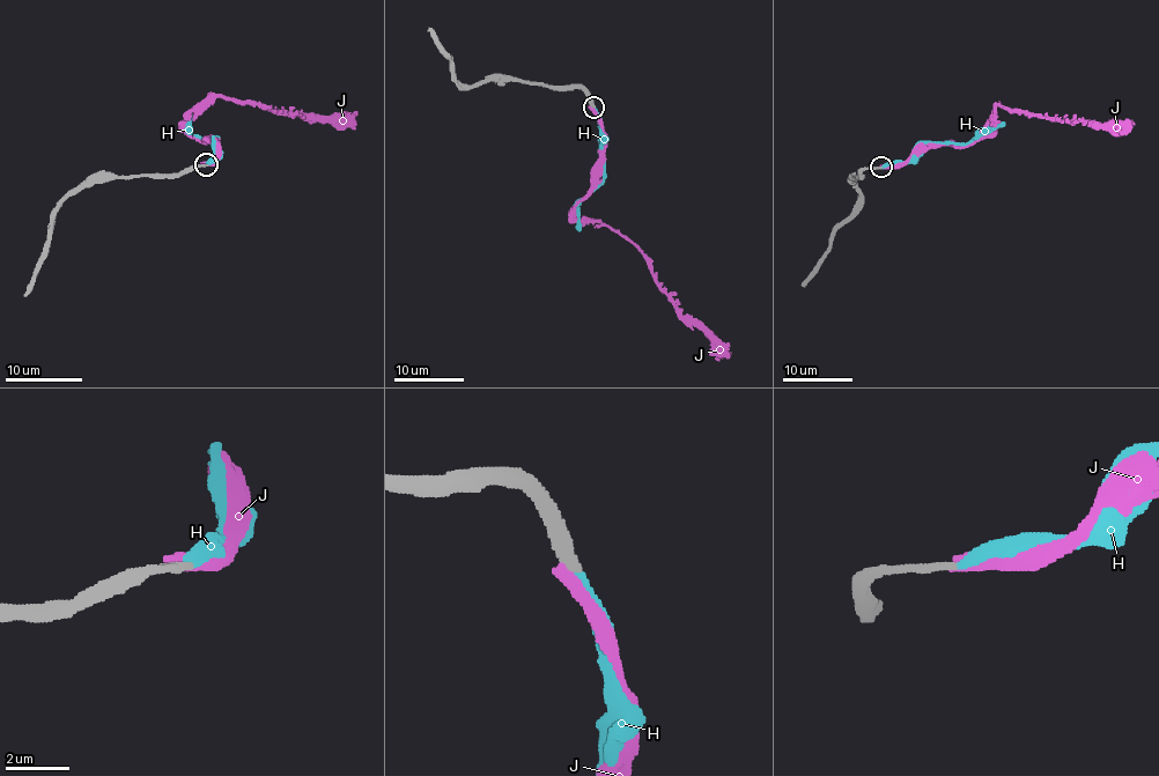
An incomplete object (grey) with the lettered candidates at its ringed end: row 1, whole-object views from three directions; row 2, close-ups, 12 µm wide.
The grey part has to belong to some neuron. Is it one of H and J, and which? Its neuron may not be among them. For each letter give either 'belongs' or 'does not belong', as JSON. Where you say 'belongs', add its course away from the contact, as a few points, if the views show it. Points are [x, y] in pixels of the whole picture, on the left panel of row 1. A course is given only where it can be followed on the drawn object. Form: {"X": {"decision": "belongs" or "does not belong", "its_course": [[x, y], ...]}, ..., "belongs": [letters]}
{"H": {"decision": "belongs", "its_course": [[206, 164], [214, 157], [218, 138], [198, 138], [192, 132], [189, 115]]}, "J": {"decision": "does not belong"}, "belongs": ["H"]}

